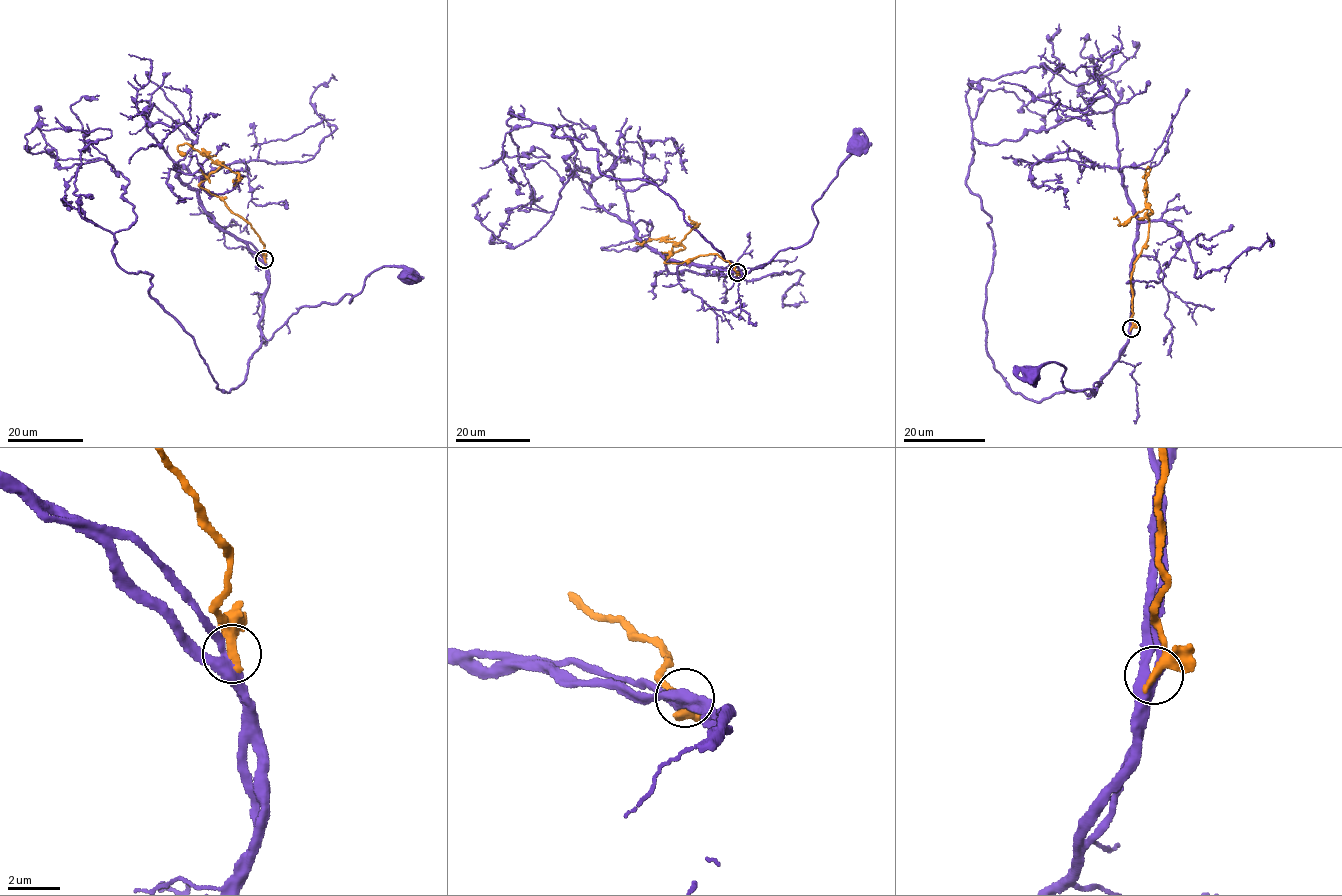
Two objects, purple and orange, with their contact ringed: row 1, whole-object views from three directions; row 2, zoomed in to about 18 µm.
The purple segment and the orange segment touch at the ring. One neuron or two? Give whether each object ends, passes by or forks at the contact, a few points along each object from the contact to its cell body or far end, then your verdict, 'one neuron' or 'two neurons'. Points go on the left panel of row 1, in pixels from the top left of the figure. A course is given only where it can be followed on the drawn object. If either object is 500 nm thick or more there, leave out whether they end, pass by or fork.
purple forks | orange ends | purple via (265, 260), (260, 326), (268, 340), (300, 308), (346, 294), (351, 303), (377, 269), (393, 266), (409, 275) | orange via (265, 259), (263, 243), (249, 224), (199, 185), (222, 163), (180, 144), (178, 151), (185, 155) | two neurons

